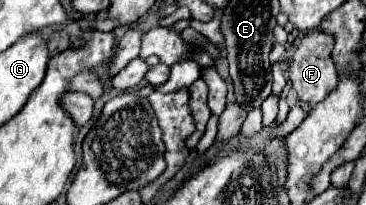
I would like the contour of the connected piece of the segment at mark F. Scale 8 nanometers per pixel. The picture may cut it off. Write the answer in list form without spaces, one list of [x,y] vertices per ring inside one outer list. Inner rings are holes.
[[[312,30],[300,40],[296,50],[288,58],[288,64],[290,64],[288,66],[288,82],[290,82],[290,86],[296,92],[296,98],[300,102],[316,106],[318,102],[322,102],[336,88],[338,72],[336,72],[336,66],[330,58],[332,46],[334,46],[334,36],[332,34],[322,32],[322,30]]]

